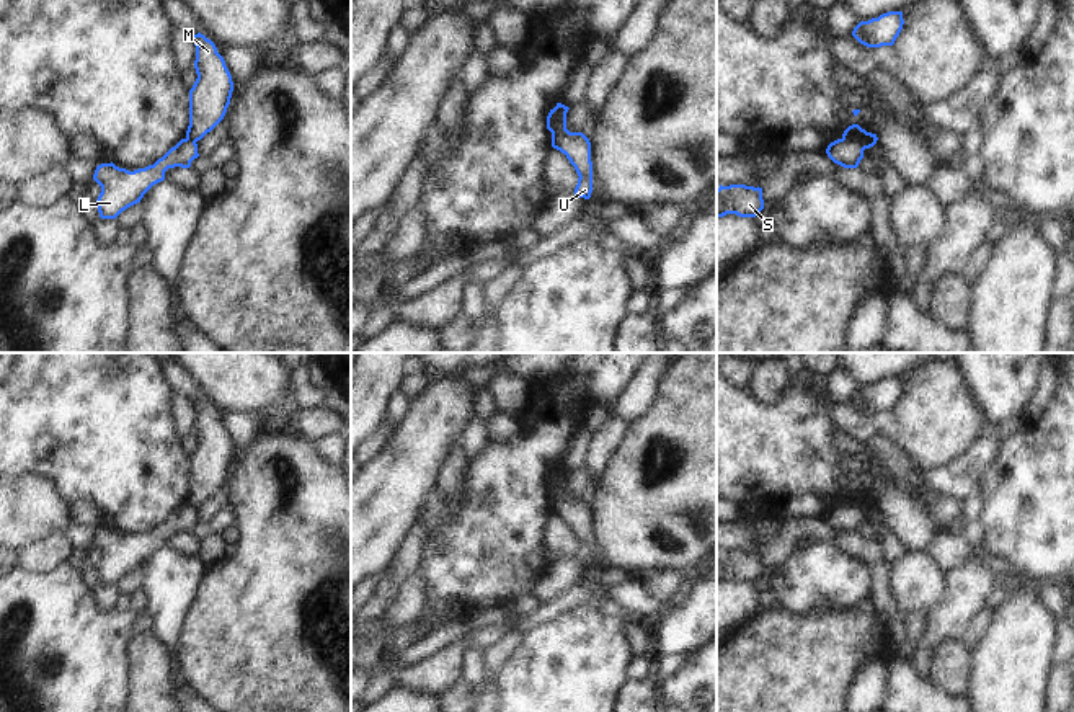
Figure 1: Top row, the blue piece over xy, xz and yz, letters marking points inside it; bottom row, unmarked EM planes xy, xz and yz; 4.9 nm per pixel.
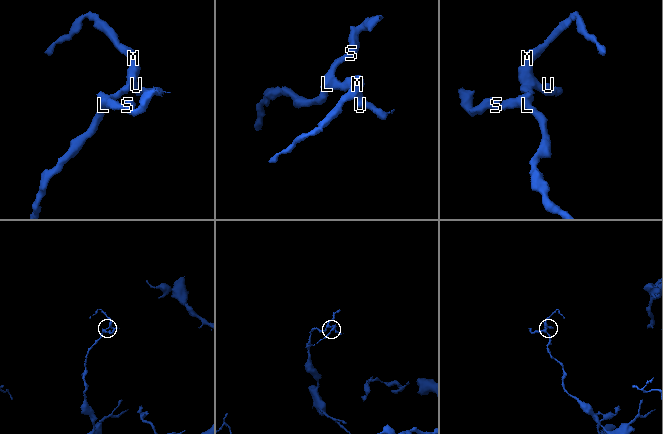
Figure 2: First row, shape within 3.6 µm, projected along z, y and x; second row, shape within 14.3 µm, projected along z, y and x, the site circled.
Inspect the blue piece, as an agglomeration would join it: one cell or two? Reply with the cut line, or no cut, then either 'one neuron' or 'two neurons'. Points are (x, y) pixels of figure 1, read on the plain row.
cut in xz along (563, 471), (552, 498); two neurons

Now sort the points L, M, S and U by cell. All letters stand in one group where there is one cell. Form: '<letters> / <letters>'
L S / M U

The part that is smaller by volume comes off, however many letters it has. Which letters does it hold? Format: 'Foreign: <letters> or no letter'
Foreign: M, U

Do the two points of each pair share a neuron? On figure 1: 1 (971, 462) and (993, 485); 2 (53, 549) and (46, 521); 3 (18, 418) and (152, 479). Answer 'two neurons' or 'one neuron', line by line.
1: two neurons
2: two neurons
3: one neuron

